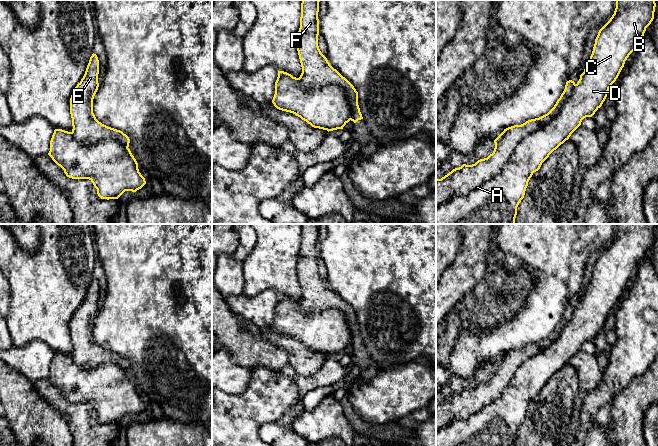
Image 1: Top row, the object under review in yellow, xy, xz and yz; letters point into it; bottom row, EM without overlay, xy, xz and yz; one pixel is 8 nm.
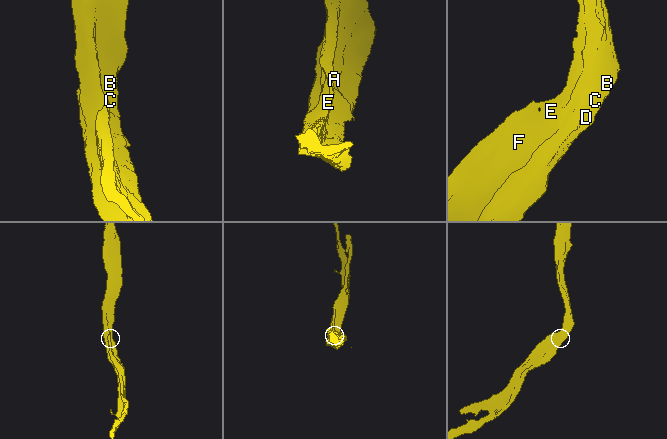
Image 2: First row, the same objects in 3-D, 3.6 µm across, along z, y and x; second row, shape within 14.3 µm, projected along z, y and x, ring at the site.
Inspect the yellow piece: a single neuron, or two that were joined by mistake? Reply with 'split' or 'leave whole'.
split

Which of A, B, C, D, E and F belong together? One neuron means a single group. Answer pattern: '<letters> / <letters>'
A B C D / E F

